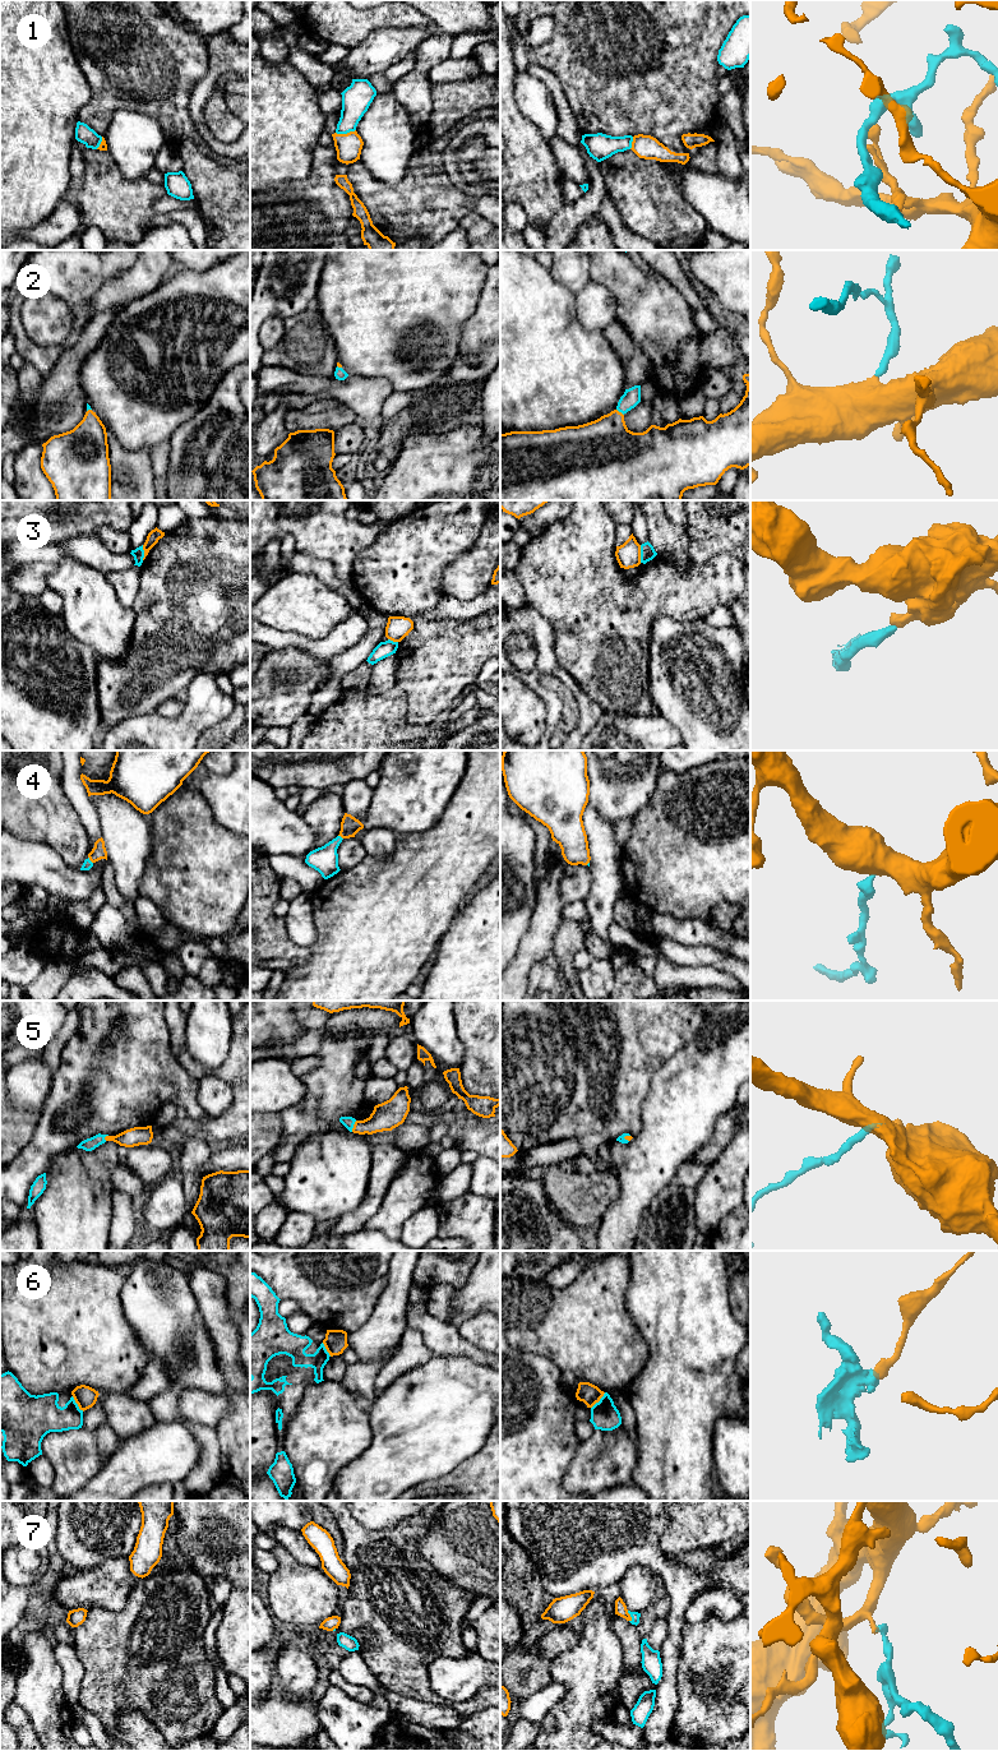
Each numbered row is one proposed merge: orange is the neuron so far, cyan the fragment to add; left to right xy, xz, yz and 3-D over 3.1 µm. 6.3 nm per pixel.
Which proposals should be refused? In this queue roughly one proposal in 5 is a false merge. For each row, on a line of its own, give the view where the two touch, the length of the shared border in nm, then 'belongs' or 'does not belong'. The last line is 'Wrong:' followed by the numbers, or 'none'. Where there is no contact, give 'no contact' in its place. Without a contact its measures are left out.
1: meets orange in xz; contact 130 nm long; does not belong
2: meets orange in yz; contact 60 nm long; belongs
3: meets orange in yz; contact 110 nm long; does not belong
4: meets orange in xy; contact 50 nm long; belongs
5: meets orange in xz; contact 80 nm long; belongs
6: meets orange in yz; contact 140 nm long; does not belong
7: meets orange in yz; contact 80 nm long; belongs
Wrong: 1, 3, 6

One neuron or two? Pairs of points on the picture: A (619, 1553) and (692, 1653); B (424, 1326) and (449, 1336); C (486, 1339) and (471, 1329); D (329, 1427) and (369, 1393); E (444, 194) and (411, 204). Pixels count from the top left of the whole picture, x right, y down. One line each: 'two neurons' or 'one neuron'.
A: two neurons
B: one neuron
C: one neuron
D: two neurons
E: one neuron

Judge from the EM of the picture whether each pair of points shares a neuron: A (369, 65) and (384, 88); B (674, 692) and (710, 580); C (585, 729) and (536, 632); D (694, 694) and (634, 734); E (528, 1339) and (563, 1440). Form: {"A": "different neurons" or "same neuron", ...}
{"A": "different neurons", "B": "different neurons", "C": "same neuron", "D": "different neurons", "E": "different neurons"}

